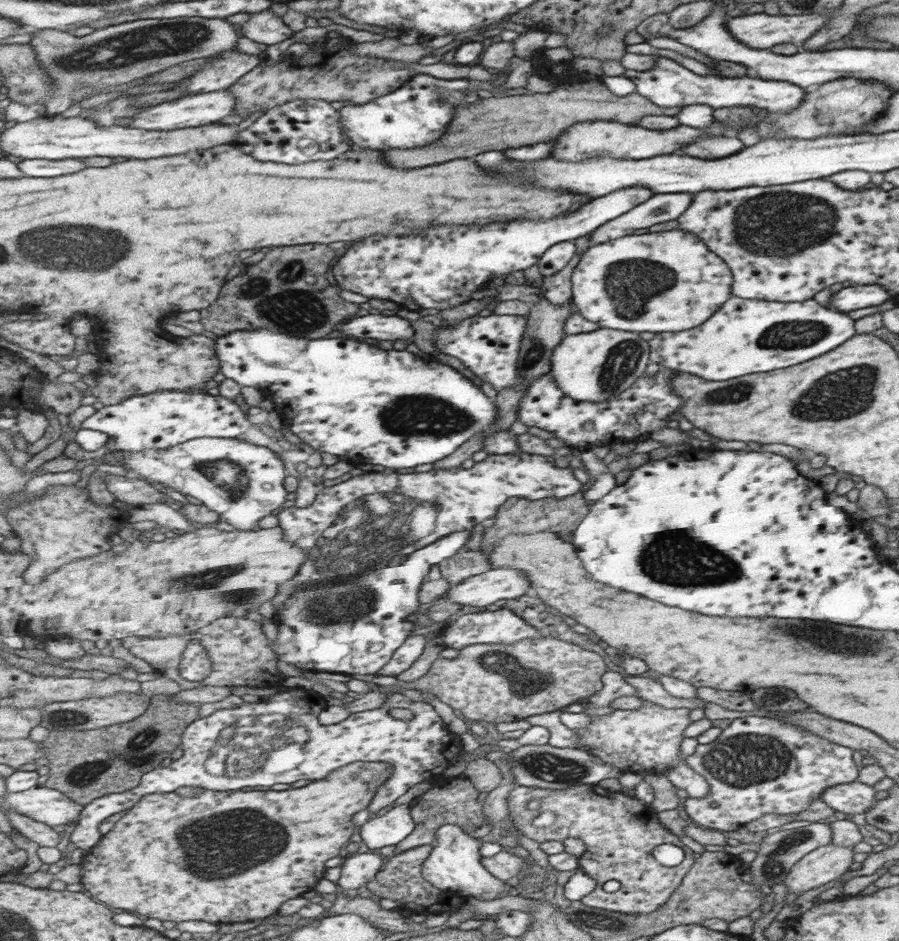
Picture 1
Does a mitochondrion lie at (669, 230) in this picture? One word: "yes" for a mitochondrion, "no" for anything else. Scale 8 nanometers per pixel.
no

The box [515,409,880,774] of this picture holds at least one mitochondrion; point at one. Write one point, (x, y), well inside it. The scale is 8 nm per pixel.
(675, 557)

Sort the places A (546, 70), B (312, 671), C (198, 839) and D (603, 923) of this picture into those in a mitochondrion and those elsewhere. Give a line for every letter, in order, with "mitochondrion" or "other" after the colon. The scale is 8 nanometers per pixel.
A: other
B: other
C: mitochondrion
D: mitochondrion

